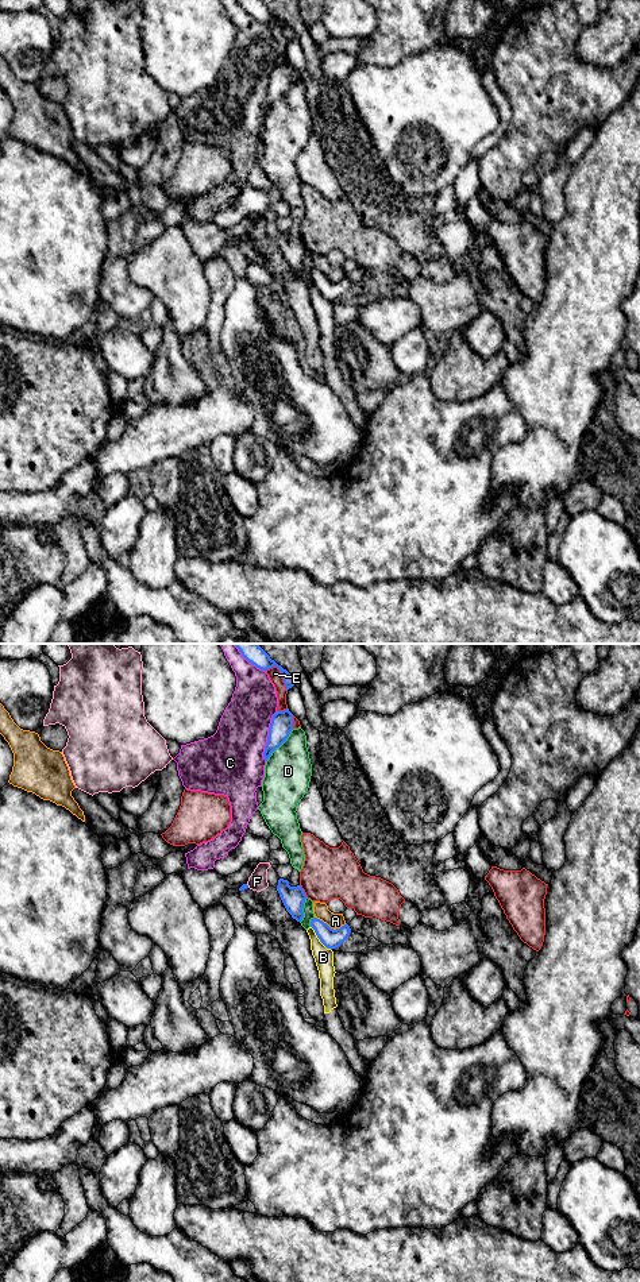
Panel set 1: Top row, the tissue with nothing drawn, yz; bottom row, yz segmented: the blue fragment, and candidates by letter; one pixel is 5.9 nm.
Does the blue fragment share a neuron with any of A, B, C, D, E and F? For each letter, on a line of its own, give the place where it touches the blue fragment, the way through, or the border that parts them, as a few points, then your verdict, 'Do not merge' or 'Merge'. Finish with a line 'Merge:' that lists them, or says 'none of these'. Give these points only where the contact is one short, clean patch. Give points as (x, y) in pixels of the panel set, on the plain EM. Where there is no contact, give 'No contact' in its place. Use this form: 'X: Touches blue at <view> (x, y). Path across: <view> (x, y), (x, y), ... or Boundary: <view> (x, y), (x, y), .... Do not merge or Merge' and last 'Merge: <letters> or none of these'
A: Touches blue at yz (330, 280). Do not merge
B: Touches blue at yz (319, 290). Boundary: yz (311, 278), (316, 289), (331, 302). Do not merge
C: Touches blue at yz (269, 88). Do not merge
D: Touches blue at yz (280, 97). Do not merge
E: Touches blue at yz (281, 27). Do not merge
F: Touches blue at yz (247, 238). Do not merge
Merge: none of these

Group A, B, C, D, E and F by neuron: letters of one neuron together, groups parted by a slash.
A / B D / C / E / F

